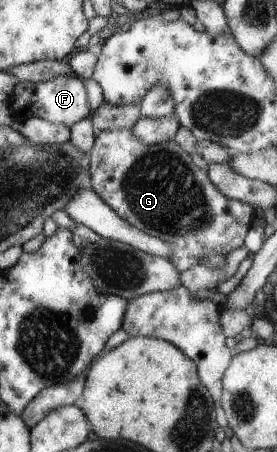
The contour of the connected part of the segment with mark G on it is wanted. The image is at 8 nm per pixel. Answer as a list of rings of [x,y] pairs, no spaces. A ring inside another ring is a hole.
[[[126,128],[98,134],[90,152],[93,191],[128,224],[167,242],[176,270],[202,265],[206,253],[227,255],[243,246],[254,206],[220,192],[176,141],[148,146]]]

